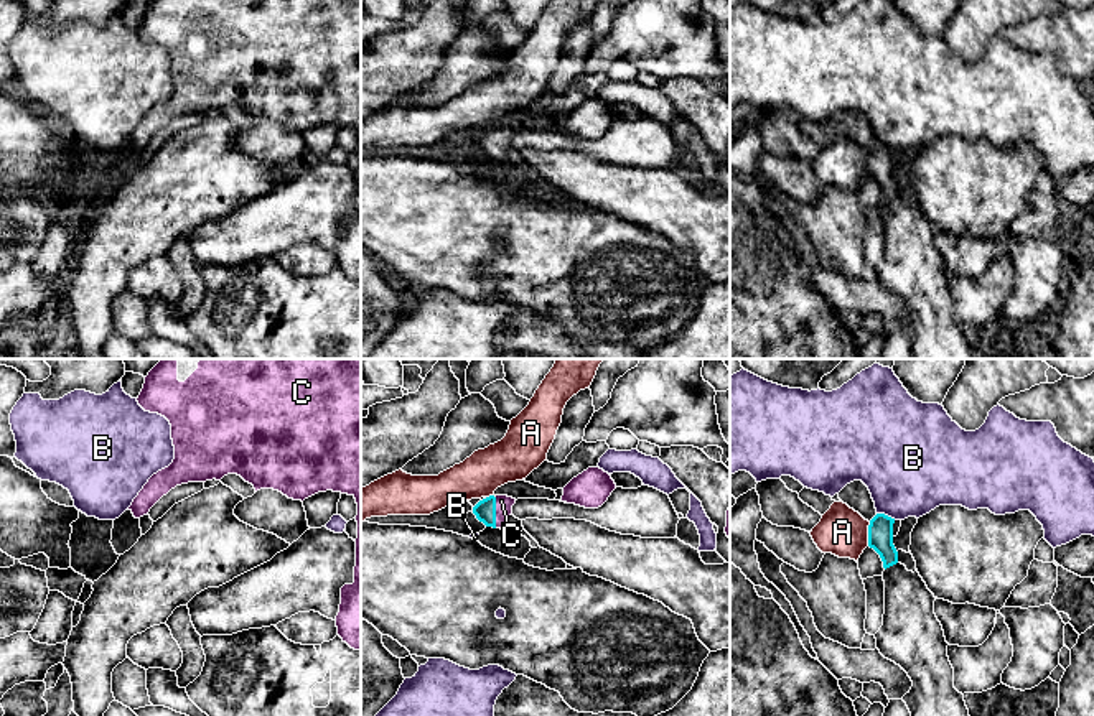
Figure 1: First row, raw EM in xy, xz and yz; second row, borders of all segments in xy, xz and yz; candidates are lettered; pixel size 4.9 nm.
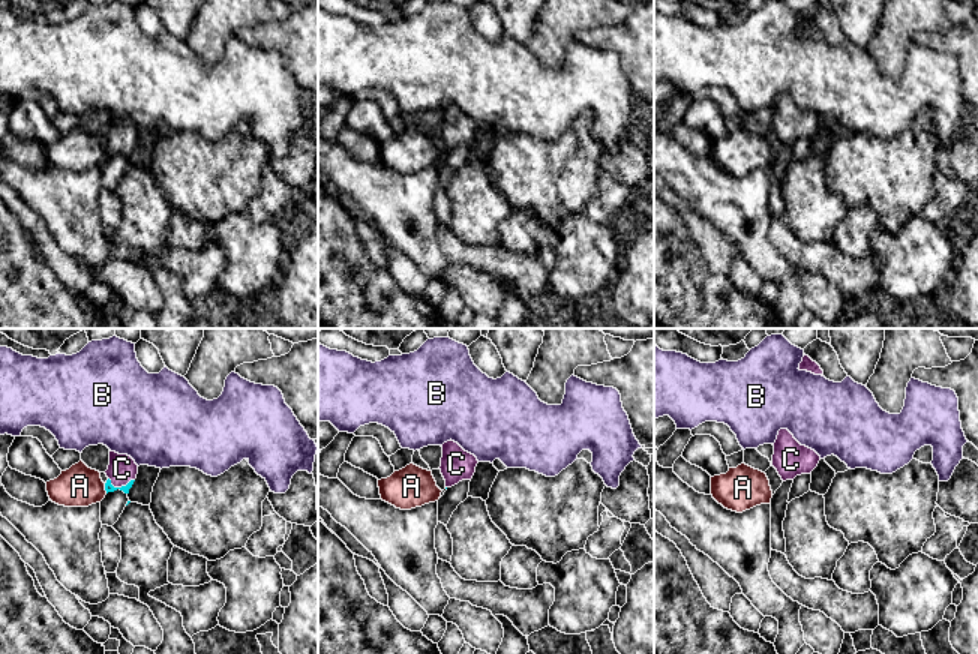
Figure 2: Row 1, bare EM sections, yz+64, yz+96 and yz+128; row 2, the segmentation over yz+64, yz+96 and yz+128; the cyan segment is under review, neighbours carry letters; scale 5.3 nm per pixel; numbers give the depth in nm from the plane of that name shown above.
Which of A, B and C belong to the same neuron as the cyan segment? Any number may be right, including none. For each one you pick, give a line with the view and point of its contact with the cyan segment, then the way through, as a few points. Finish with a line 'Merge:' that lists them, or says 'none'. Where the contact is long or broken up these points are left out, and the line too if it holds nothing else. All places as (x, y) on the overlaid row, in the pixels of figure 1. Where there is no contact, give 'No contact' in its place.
C: Touches cyan at xz (495, 512). Path across: xz (485, 511), (495, 512), (504, 504)
Merge: C

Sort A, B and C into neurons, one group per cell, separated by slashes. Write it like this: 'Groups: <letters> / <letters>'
Groups: A / B / C

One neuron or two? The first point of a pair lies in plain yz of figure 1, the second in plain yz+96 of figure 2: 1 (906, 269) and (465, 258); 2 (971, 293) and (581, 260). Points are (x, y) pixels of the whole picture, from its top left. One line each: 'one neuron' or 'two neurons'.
1: two neurons
2: two neurons

